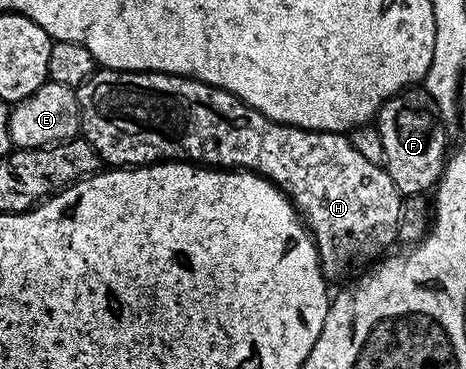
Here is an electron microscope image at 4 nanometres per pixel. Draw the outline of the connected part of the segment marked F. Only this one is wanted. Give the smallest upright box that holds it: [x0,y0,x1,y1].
[374,87,450,197]

